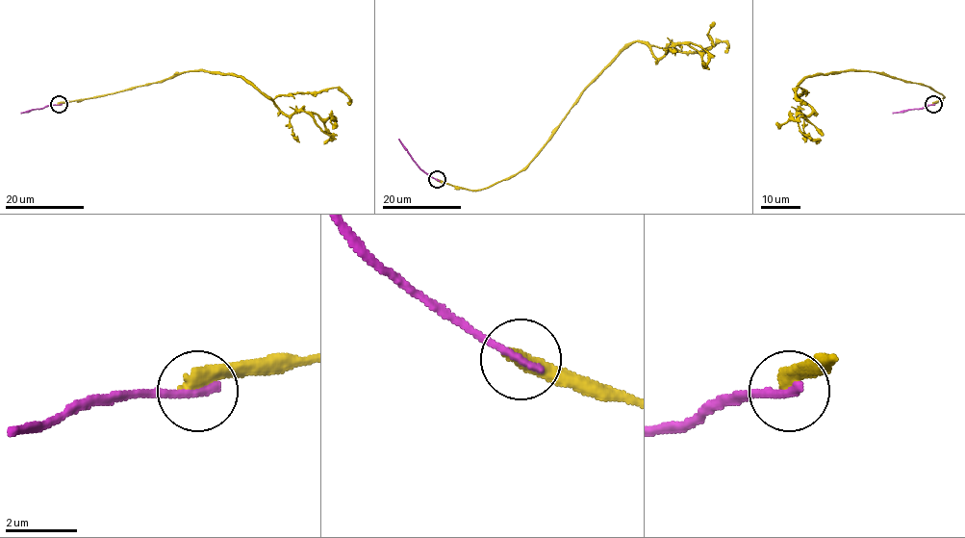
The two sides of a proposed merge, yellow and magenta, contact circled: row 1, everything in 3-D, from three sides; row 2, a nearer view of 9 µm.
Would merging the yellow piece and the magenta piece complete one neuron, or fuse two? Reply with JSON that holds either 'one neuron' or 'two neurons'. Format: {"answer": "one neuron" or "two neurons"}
{"answer": "two neurons"}

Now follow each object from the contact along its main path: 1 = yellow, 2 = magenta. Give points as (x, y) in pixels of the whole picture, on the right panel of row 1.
1: (933, 105), (944, 97), (886, 74), (808, 75), (795, 94), (812, 112), (775, 124)
2: (933, 105), (893, 114)

